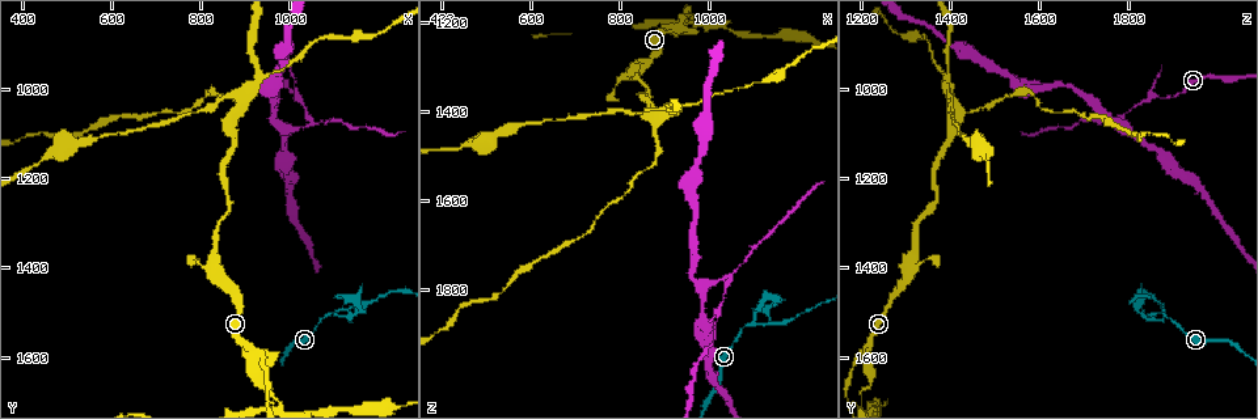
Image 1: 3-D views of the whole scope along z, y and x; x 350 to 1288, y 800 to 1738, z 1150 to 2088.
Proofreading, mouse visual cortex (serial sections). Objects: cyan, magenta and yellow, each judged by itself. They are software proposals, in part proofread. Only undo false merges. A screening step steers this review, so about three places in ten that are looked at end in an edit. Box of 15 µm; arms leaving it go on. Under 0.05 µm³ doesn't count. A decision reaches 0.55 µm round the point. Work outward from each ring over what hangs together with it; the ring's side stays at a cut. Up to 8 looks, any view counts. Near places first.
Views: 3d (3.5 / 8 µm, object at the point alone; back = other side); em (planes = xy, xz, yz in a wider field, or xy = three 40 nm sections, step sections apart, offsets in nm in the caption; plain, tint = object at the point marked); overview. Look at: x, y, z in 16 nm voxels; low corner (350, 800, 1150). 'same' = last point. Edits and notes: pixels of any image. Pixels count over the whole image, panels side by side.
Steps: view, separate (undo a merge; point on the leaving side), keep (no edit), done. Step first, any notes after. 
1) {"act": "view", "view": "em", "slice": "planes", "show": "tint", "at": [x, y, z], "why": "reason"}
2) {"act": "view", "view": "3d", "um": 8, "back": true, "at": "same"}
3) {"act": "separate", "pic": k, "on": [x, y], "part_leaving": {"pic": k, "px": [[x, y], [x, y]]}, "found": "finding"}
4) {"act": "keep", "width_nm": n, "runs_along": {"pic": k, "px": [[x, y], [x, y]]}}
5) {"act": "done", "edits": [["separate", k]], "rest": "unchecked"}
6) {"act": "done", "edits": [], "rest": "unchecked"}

{"act": "view", "view": "3d", "um": 3.5, "back": true, "at": [1090, 1500, 1875], "why": "branch point"}

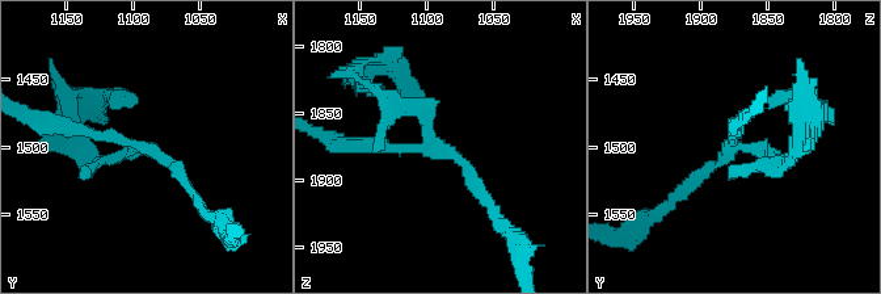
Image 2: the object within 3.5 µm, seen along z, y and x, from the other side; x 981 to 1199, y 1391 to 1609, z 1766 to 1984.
{"act": "view", "view": "em", "slice": "xy", "step": 1, "show": "tint", "at": [1090, 1500, 1880], "why": "need the tissue"}

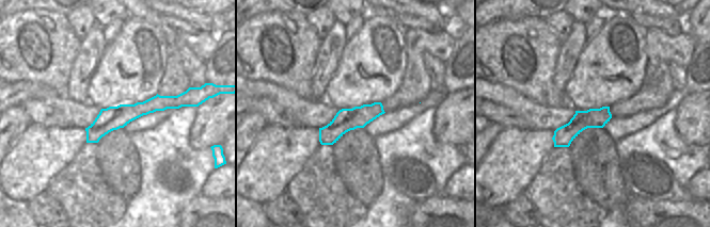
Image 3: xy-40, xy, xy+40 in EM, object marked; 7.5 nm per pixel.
{"act": "separate", "pic": 2, "on": [400, 92], "arms": 3, "part_leaving": {"pic": 2, "px": [[749, 147], [785, 163], [809, 120]]}, "found": "two cells meet here"}

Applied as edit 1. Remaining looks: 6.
{"act": "view", "view": "overview", "why": "see it whole again"}

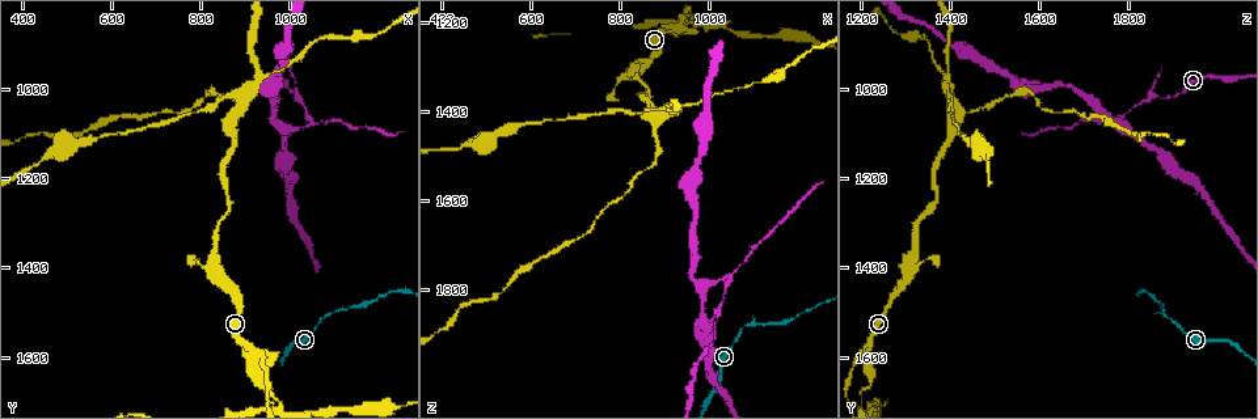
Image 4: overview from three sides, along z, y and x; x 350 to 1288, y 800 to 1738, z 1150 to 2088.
{"act": "view", "view": "3d", "um": 3.5, "at": [1040, 1065, 1775], "why": "abrupt turn"}

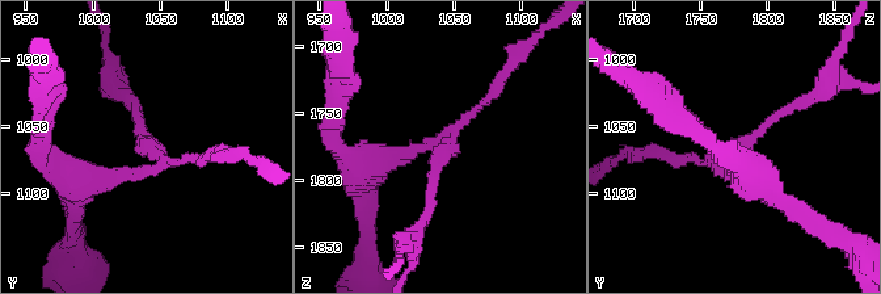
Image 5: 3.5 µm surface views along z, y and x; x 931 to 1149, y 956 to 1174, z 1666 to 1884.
{"act": "view", "view": "em", "slice": "xy", "step": 2, "show": "tint", "at": [1044, 1070, 1774], "arms": 3, "arm_widths_nm": [100, 150, 250], "why": "now the EM"}

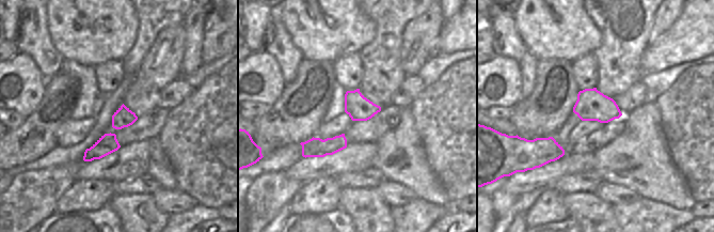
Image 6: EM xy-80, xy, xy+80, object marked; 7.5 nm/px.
{"act": "separate", "pic": 5, "on": [399, 152], "part_leaving": {"pic": 5, "px": [[438, 142], [382, 162], [333, 142]]}, "found": "a second cell is stuck on"}

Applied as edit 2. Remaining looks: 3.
{"act": "view", "view": "overview"}

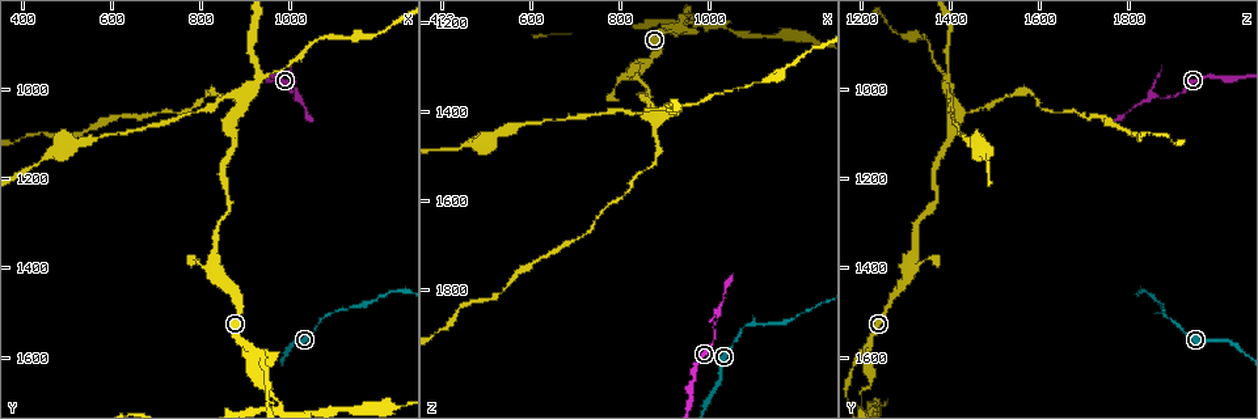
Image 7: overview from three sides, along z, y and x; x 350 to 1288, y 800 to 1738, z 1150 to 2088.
{"act": "view", "view": "3d", "um": 3.5, "at": [845, 1020, 1540], "why": "thin neck"}

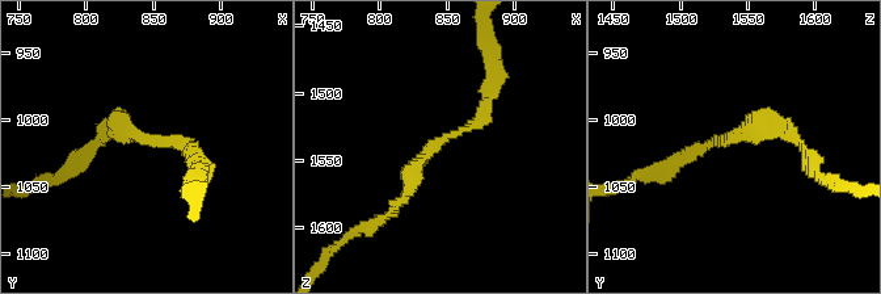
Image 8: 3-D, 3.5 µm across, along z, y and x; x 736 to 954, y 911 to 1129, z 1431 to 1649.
{"act": "view", "view": "em", "slice": "xy", "step": 2, "show": "tint", "at": [846, 1016, 1534], "arm_widths_nm": [200, 200]}

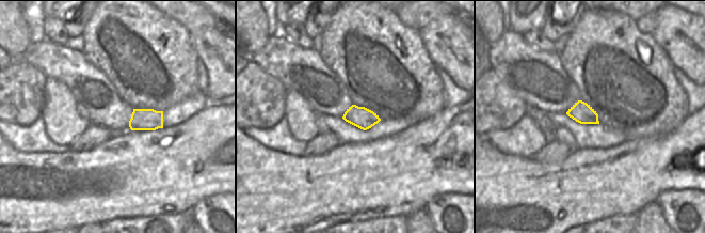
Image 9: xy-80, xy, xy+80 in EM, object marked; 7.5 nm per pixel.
{"act": "keep", "runs_along": {"pic": 8, "px": [[490, 84], [483, 114], [418, 162], [393, 209]]}, "found": "all the same cell"}

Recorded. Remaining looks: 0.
{"act": "done", "edits": [["separate", 2], ["separate", 5]], "rest": "unchecked"}

